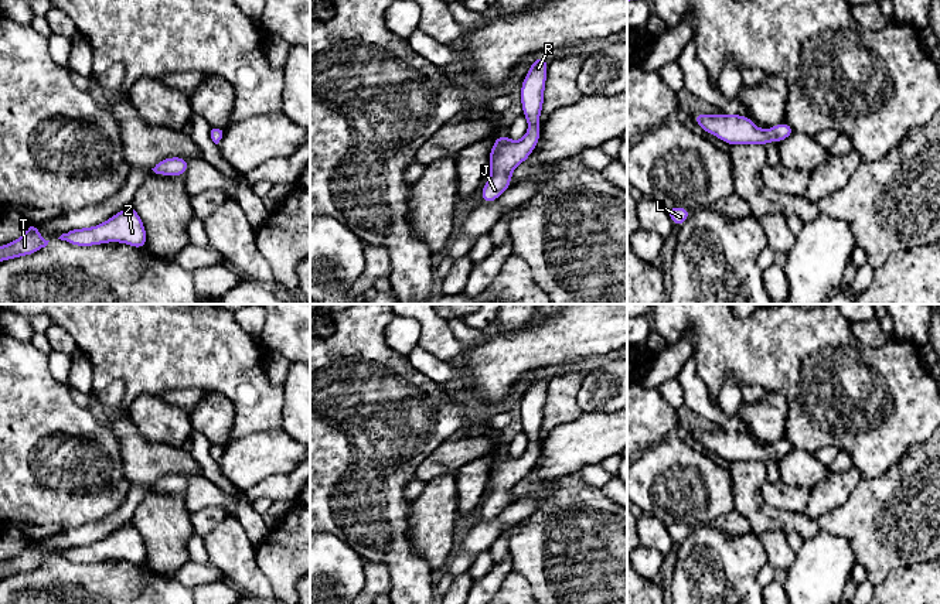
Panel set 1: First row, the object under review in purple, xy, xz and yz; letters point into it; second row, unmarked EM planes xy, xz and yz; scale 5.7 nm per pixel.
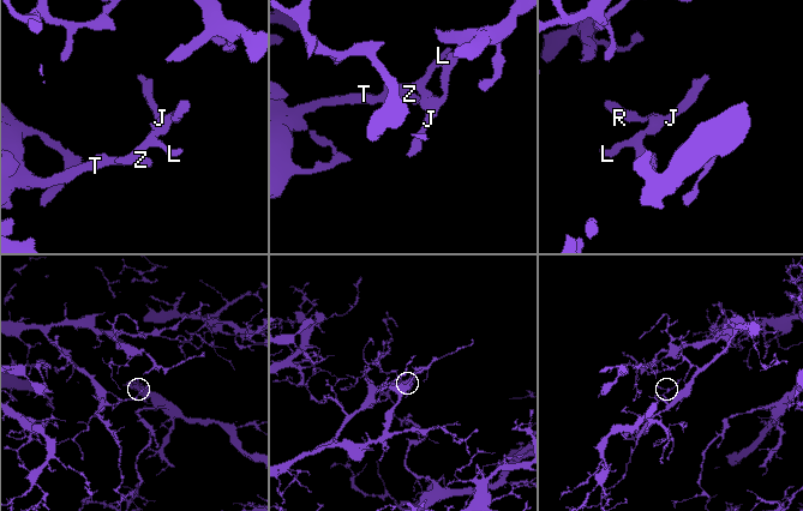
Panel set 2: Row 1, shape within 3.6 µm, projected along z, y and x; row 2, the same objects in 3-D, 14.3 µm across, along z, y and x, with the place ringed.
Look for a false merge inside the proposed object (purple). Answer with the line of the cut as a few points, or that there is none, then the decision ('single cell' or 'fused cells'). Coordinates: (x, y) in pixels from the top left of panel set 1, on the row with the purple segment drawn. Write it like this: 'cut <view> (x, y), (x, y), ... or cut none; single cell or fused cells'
cut none; single cell

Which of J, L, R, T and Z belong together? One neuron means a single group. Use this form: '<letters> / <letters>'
J L R T Z

